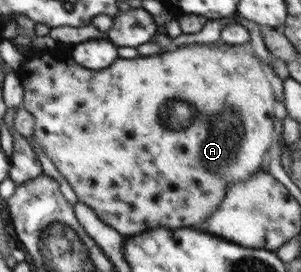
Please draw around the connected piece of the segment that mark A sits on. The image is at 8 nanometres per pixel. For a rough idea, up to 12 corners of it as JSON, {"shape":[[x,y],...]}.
{"shape":[[246,45],[16,70],[34,138],[124,237],[261,168]]}

